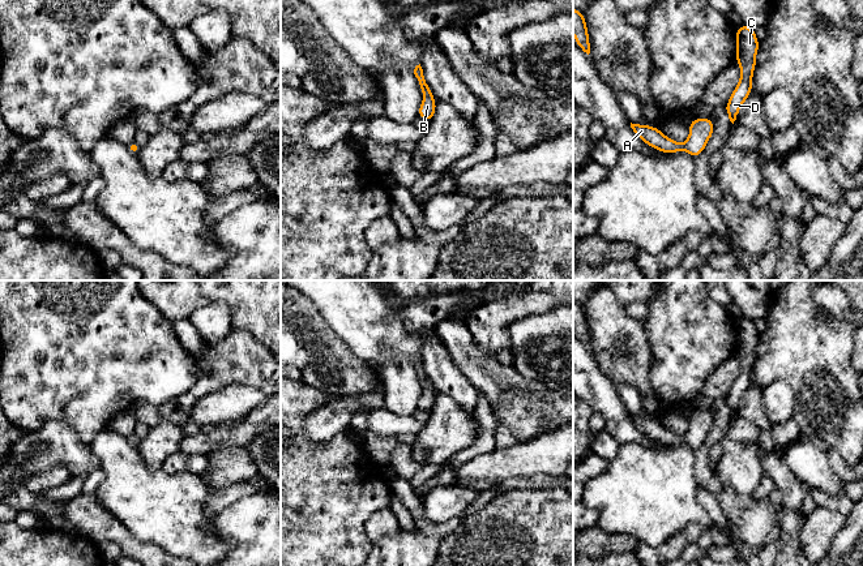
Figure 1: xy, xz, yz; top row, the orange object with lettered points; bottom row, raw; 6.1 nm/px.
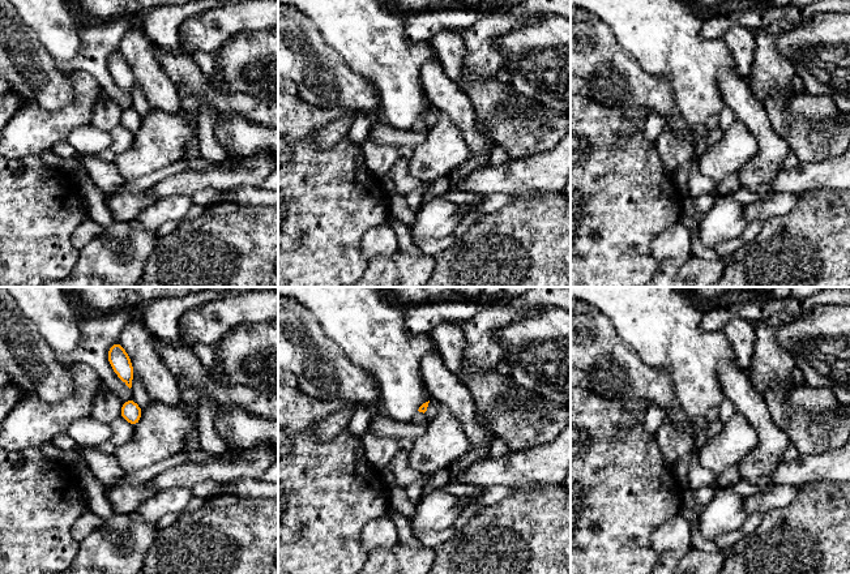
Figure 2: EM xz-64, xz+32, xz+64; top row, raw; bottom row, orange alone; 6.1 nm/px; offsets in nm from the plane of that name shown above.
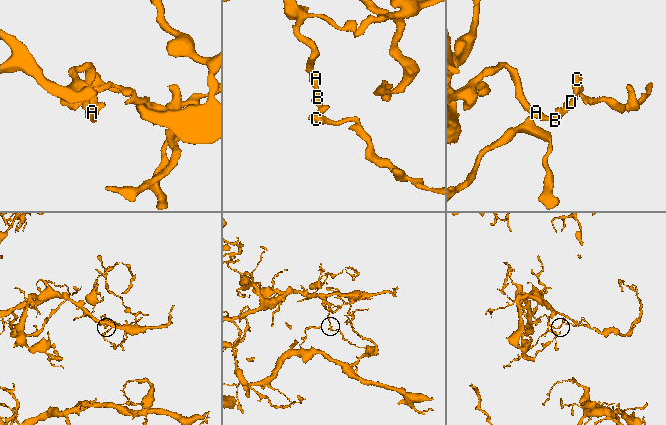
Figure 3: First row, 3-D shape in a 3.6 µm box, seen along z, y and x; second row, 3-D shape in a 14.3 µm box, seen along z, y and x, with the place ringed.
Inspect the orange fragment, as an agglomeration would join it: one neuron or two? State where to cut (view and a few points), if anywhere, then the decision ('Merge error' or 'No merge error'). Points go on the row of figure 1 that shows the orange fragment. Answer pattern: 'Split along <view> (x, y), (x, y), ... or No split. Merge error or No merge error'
No split. No merge error

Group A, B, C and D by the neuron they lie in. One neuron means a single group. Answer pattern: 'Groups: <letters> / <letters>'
Groups: A B C D

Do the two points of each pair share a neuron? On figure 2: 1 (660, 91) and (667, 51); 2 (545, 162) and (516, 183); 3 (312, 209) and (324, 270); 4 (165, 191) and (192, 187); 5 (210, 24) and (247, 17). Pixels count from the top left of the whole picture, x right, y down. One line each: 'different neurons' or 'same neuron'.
1: different neurons
2: same neuron
3: same neuron
4: same neuron
5: same neuron

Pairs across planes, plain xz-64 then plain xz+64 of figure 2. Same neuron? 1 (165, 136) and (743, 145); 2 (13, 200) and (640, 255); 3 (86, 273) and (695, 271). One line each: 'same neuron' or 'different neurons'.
1: same neuron
2: same neuron
3: same neuron

